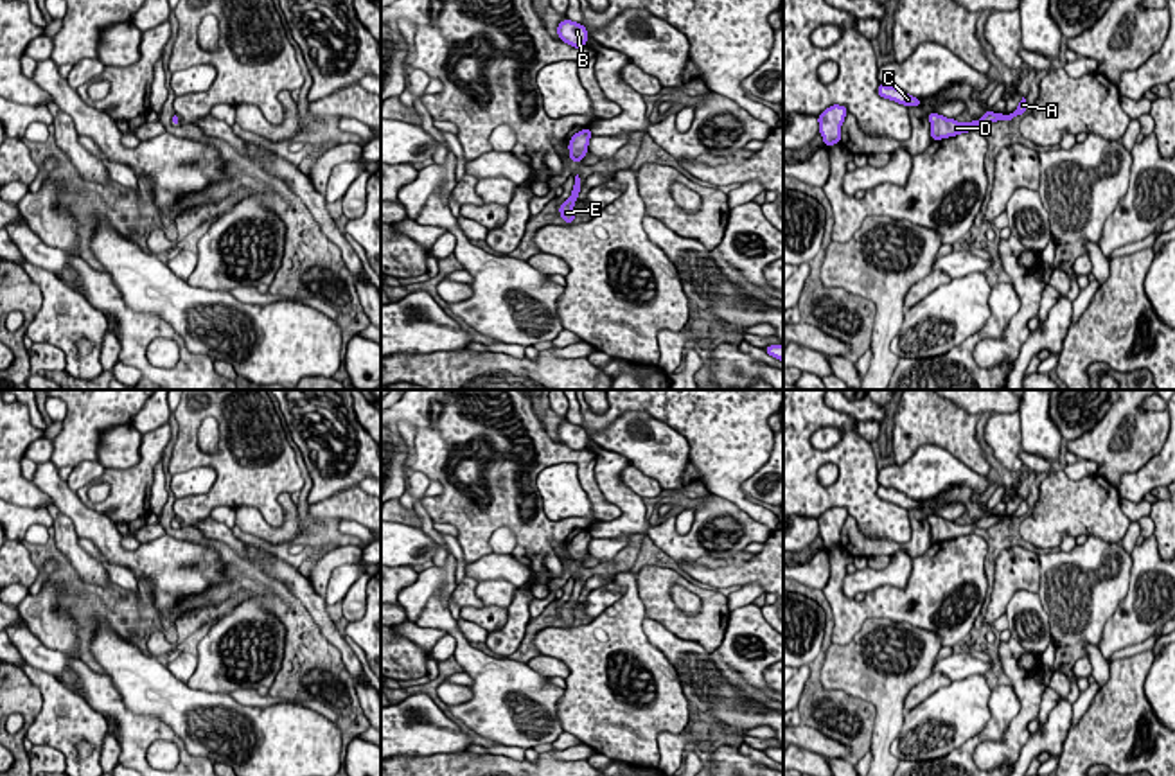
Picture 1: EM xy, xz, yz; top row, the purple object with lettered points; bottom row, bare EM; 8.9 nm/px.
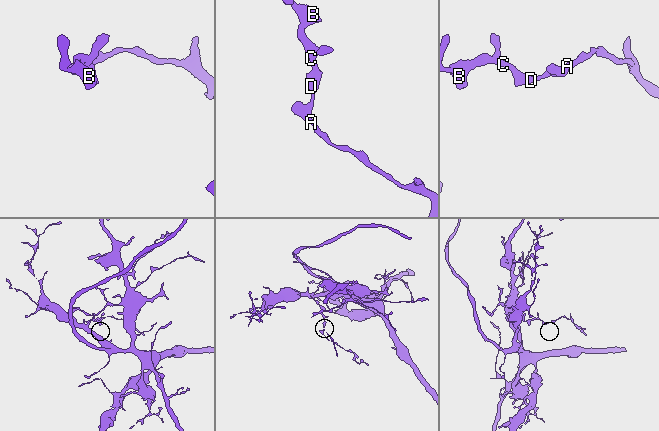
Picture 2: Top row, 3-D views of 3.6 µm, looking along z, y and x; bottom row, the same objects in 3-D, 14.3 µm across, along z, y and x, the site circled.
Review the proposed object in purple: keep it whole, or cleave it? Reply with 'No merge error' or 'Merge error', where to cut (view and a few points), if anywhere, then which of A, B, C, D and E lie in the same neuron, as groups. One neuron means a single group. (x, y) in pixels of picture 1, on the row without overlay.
No merge error. No split. Groups: A B C D E

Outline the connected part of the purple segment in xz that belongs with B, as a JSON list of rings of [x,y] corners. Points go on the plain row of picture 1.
[[[568,420],[557,428],[557,436],[559,442],[575,451],[586,449],[589,438],[582,426],[571,424]]]

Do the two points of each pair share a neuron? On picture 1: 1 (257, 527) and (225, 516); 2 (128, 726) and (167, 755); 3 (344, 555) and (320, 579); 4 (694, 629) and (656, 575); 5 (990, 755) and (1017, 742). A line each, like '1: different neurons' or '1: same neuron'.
1: different neurons
2: different neurons
3: same neuron
4: same neuron
5: same neuron

